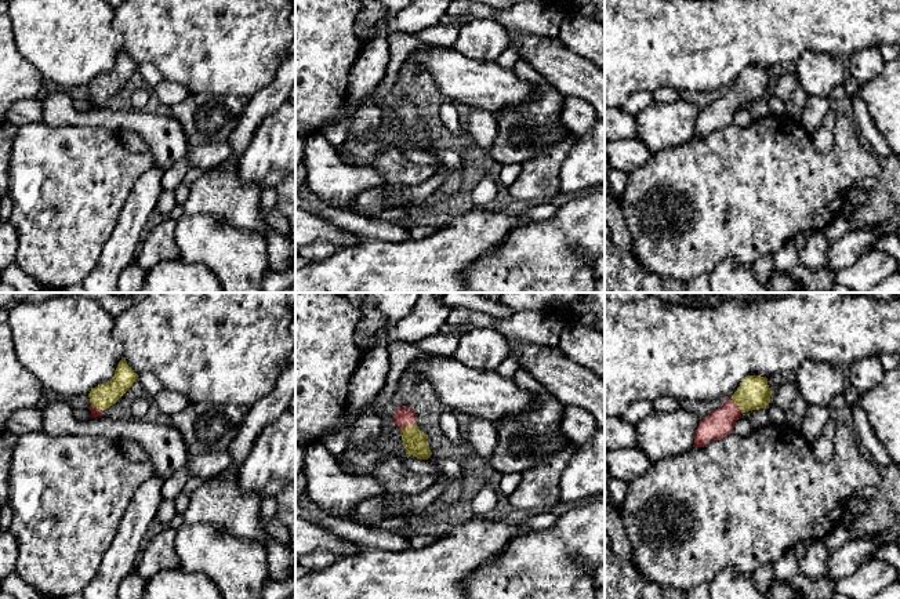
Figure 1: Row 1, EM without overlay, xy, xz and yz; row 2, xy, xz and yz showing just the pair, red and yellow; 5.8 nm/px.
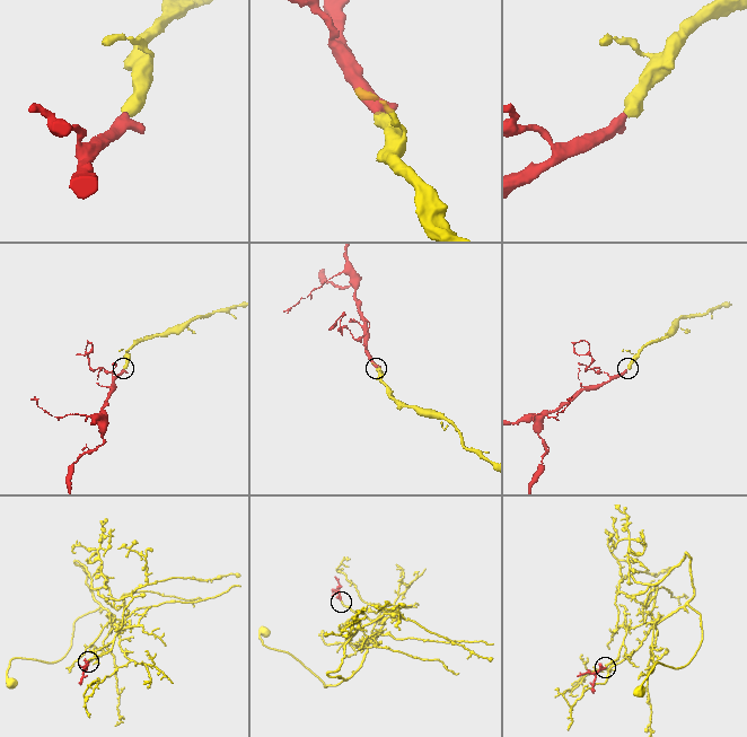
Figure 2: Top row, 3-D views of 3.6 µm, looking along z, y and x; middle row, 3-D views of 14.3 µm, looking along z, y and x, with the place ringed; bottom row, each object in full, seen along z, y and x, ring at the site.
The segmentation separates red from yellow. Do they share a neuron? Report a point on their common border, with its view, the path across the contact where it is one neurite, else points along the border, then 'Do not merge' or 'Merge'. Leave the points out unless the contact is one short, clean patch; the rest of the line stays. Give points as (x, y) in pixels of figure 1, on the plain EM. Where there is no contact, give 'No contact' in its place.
Touches red at xz (407, 116). Path across: xz (403, 108), (407, 116), (414, 131). Merge

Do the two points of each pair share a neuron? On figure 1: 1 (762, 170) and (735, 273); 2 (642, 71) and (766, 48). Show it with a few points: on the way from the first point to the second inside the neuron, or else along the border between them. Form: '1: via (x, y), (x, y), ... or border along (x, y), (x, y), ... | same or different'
1: border along (752, 265), (725, 258), (708, 273) | different
2: via (672, 58), (706, 54), (712, 47), (736, 47) | same

